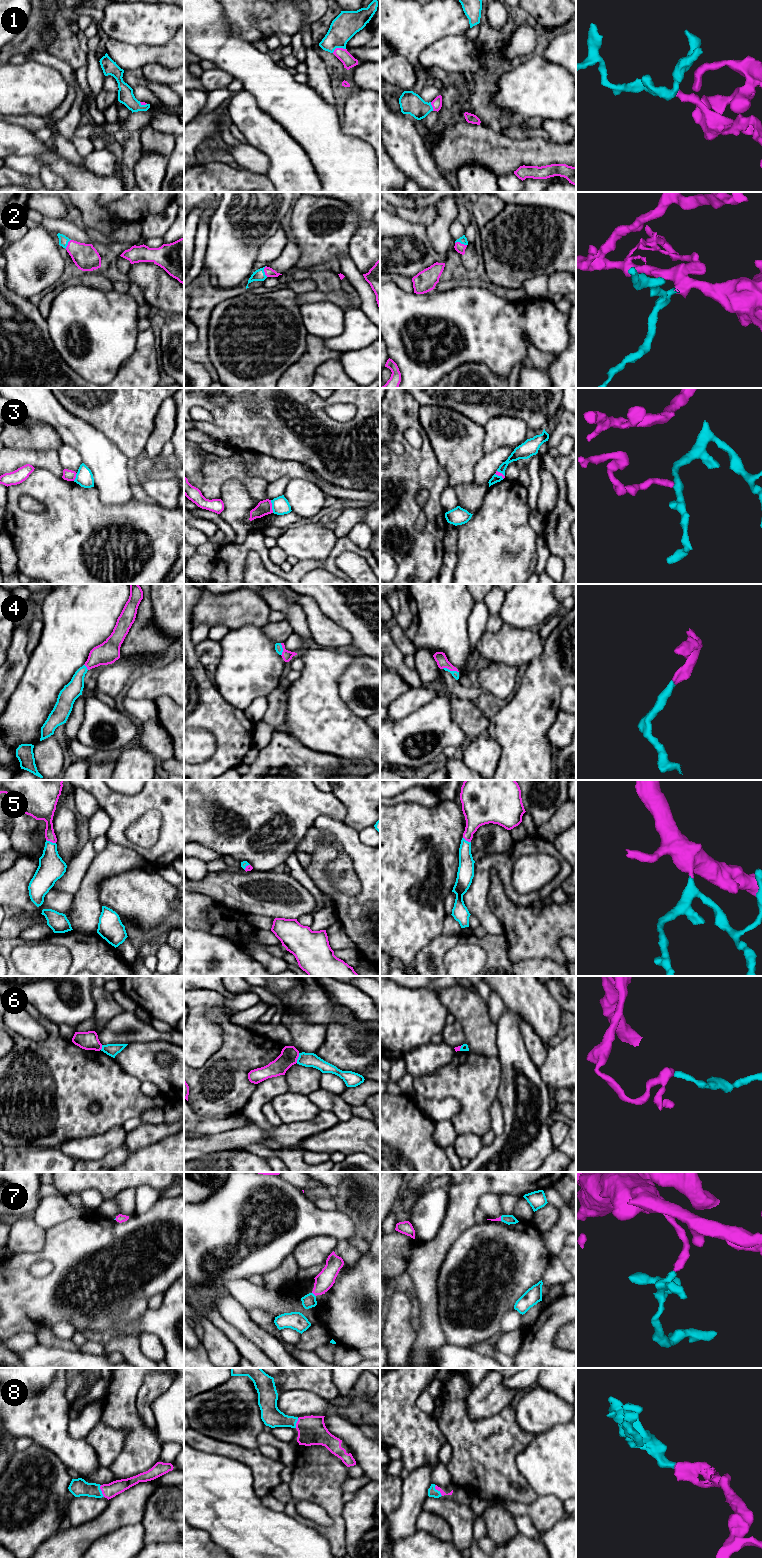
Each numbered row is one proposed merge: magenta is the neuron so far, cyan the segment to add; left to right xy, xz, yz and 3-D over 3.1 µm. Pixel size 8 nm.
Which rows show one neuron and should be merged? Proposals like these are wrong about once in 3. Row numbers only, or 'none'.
1, 2, 4, 5, 7, 8

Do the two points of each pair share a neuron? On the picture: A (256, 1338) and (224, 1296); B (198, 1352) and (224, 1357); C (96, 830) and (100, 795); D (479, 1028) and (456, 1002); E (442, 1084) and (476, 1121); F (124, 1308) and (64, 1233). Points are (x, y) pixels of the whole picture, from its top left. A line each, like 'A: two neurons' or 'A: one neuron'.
A: one neuron
B: two neurons
C: two neurons
D: one neuron
E: one neuron
F: one neuron

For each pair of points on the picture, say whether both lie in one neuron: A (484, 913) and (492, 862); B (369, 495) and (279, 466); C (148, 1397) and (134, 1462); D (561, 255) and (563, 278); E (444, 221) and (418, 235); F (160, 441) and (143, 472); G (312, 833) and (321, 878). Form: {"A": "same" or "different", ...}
{"A": "same", "B": "same", "C": "different", "D": "different", "E": "different", "F": "different", "G": "different"}

